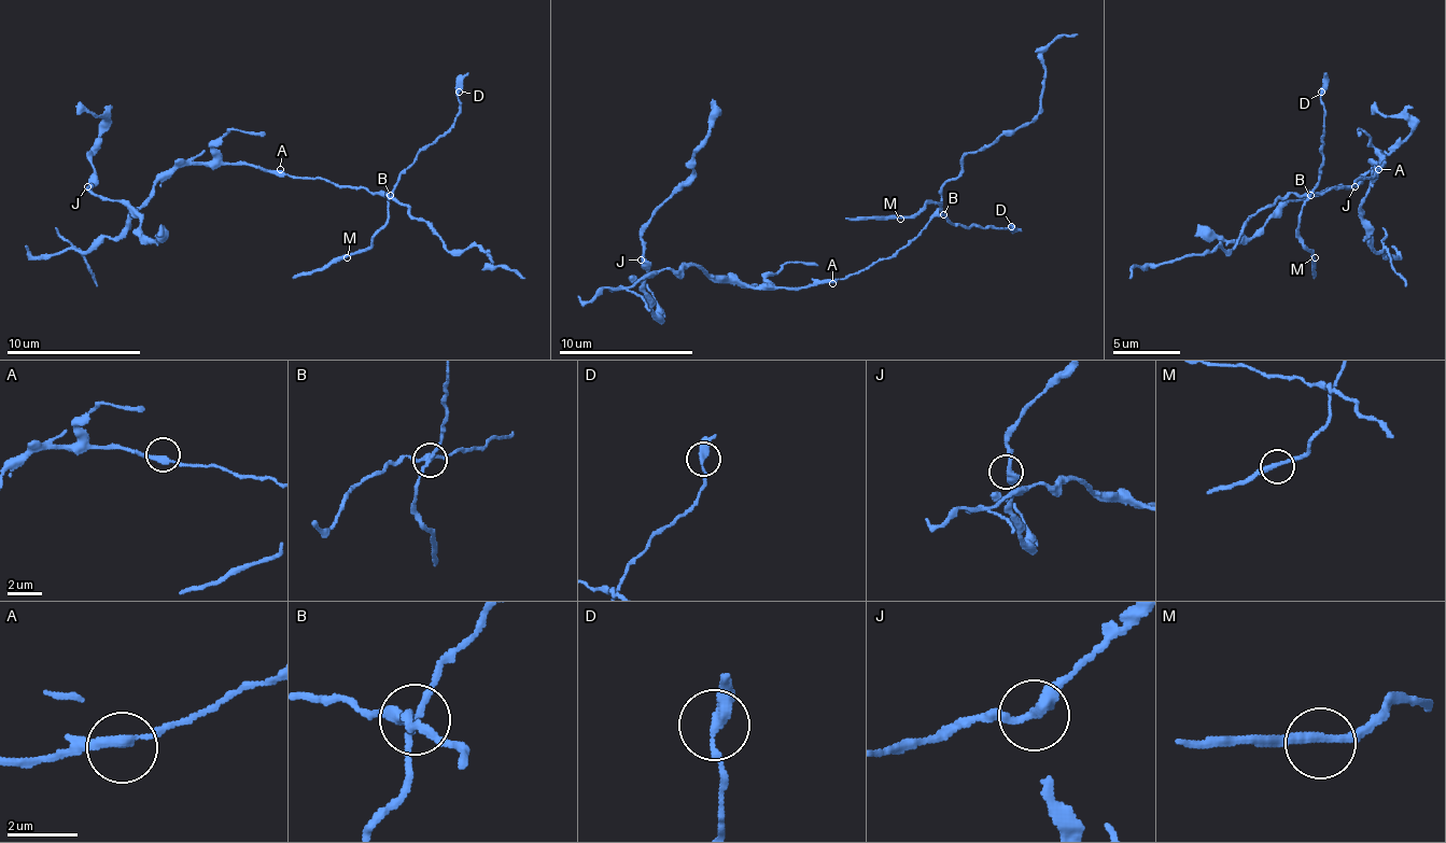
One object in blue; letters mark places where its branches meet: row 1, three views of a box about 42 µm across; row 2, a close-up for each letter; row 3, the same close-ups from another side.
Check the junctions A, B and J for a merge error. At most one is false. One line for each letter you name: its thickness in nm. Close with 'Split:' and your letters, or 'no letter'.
B: 240 nm
Split: B

